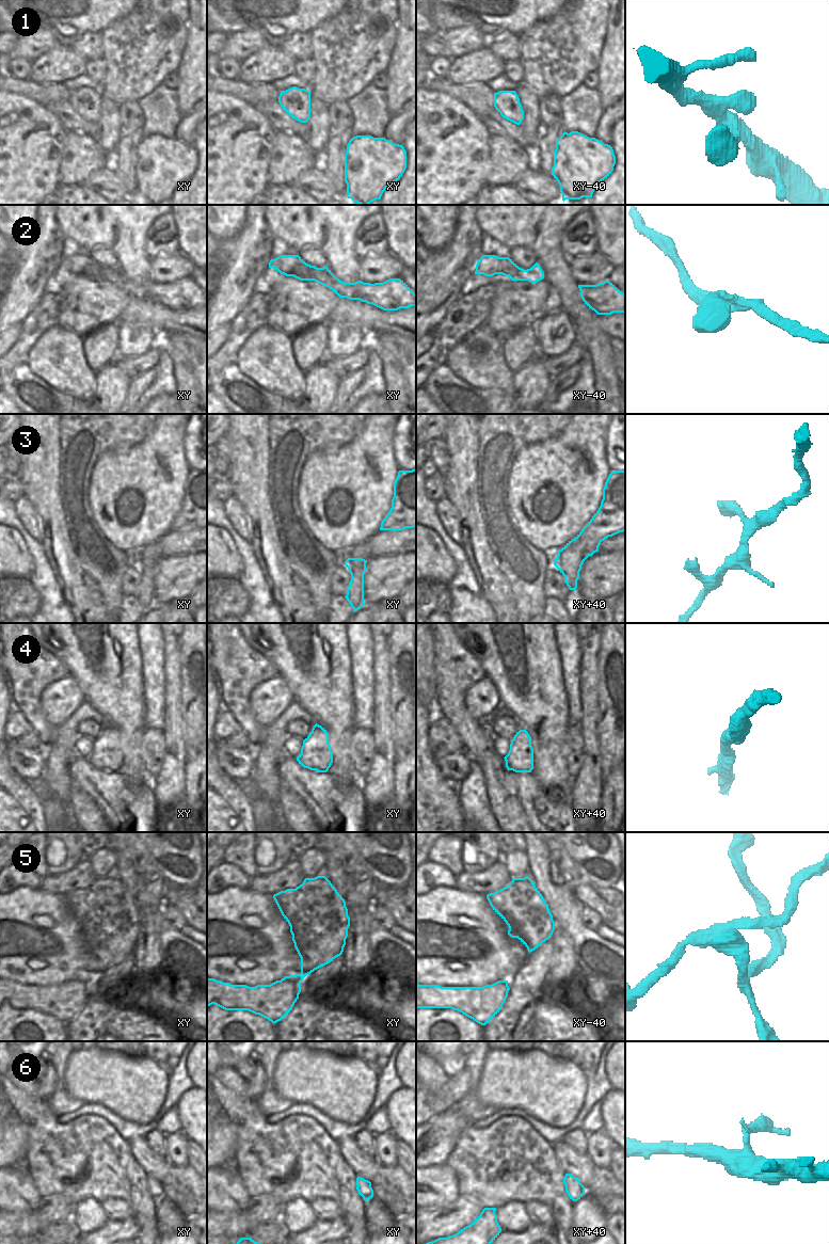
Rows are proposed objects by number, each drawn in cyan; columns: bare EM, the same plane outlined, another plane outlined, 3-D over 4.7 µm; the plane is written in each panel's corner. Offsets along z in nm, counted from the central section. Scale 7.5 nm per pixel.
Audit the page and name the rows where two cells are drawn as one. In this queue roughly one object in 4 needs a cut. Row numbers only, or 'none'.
2, 4, 5, 6

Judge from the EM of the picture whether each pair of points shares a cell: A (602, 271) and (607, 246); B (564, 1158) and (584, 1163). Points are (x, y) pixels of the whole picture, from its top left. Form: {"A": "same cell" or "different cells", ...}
{"A": "different cells", "B": "same cell"}

